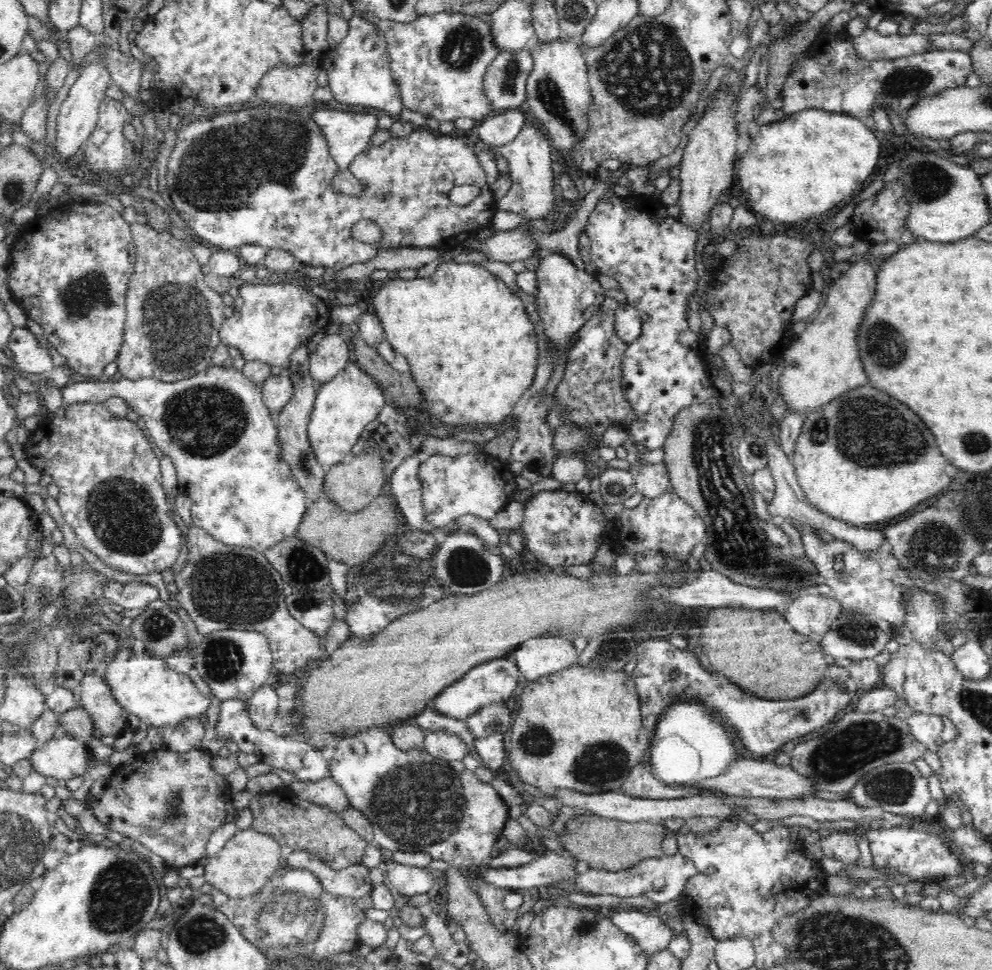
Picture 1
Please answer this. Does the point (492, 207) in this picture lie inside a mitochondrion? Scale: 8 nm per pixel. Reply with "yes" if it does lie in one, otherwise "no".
no

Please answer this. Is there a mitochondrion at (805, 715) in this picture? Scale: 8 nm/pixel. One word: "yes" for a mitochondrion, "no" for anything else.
yes

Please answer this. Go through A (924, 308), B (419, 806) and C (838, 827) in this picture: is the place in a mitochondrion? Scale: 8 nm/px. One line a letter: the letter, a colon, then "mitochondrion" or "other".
A: other
B: mitochondrion
C: other

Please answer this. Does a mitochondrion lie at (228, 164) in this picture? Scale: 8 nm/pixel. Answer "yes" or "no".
yes

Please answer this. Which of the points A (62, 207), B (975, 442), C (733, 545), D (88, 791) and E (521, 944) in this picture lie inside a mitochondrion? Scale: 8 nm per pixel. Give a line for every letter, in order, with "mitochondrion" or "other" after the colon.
A: other
B: mitochondrion
C: mitochondrion
D: other
E: other

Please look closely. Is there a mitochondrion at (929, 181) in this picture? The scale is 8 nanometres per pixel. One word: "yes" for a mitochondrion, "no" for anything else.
yes

